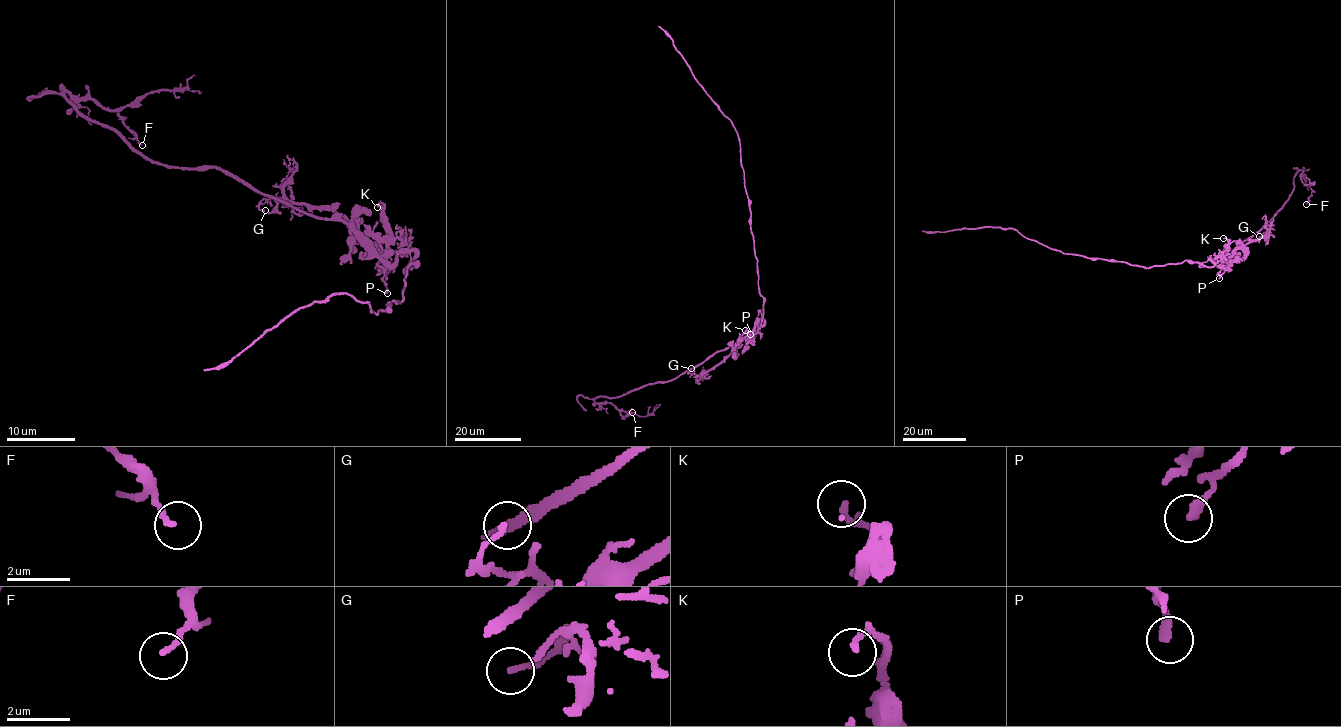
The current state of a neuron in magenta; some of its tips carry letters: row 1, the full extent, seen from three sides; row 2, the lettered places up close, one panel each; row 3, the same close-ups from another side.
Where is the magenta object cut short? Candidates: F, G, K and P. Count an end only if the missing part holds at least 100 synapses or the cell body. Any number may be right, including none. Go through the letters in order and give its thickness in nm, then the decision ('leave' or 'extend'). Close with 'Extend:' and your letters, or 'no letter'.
F: 180 nm | leave
G: 150 nm | leave
K: 170 nm | leave
P: 240 nm | leave
Extend: no letter

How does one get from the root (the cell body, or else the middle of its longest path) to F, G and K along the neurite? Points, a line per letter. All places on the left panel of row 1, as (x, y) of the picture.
F: (415, 263), (411, 249), (382, 261), (347, 224), (216, 168), (146, 159), (65, 92), (113, 109), (142, 145)
G: (415, 263), (410, 267), (411, 249), (392, 263), (380, 258), (330, 209), (270, 197), (259, 205), (265, 210)
K: (415, 263), (410, 267), (415, 251), (401, 252), (401, 242), (387, 231), (384, 205), (380, 202), (377, 207)

